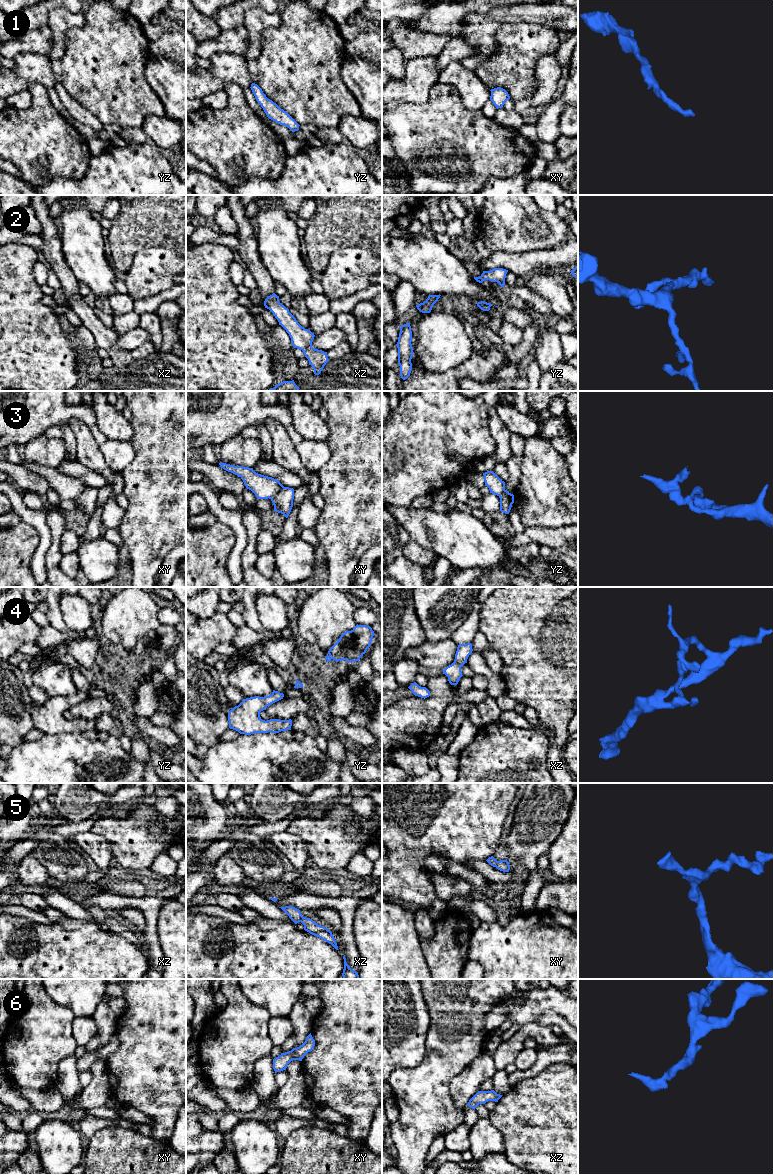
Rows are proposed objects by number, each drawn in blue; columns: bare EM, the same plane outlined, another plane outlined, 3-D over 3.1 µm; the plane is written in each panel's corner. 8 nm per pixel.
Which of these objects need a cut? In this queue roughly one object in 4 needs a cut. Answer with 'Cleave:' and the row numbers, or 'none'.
Cleave: 3

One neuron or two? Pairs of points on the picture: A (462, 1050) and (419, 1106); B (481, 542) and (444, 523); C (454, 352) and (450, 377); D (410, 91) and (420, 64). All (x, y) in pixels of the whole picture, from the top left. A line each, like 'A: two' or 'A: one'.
A: one
B: one
C: two
D: one

